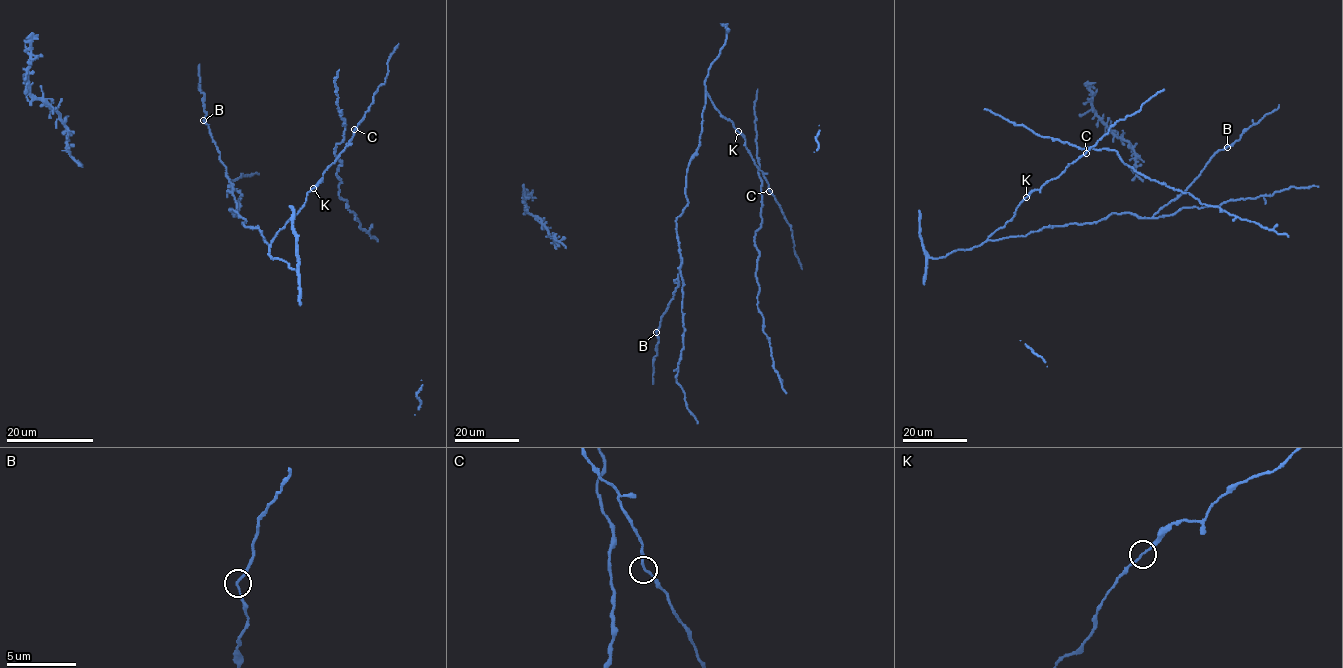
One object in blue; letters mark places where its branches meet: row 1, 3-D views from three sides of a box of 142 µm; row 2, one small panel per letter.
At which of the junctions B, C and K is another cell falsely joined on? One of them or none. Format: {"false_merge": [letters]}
{"false_merge": []}

